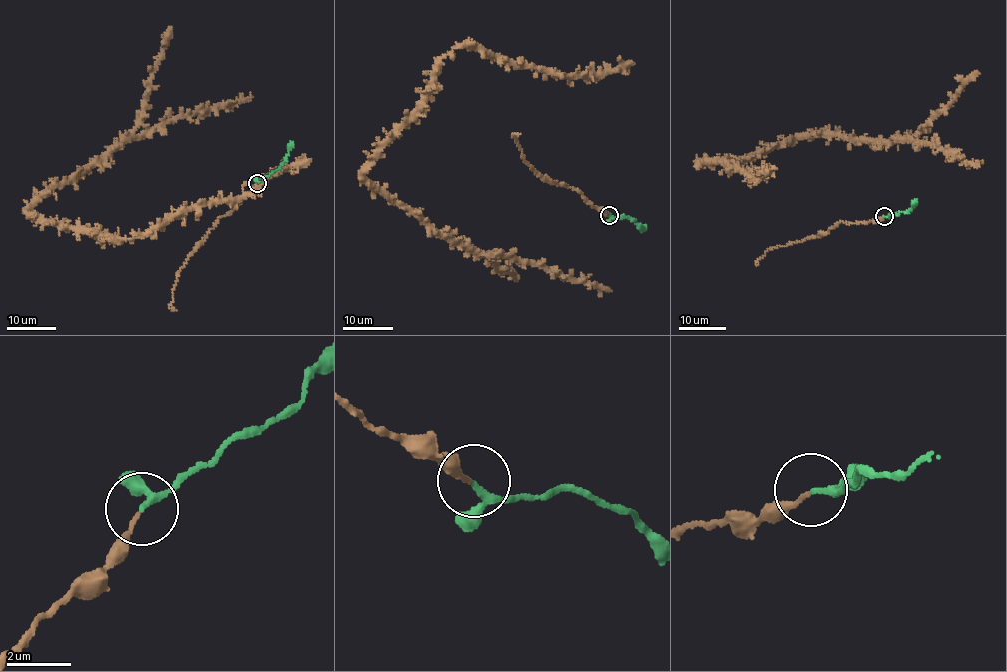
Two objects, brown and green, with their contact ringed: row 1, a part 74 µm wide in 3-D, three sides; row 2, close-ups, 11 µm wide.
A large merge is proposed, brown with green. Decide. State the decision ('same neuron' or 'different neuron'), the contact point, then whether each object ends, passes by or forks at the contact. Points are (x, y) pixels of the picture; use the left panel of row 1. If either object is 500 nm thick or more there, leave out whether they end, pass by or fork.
same neuron | (257, 183) | brown ends | green passes by

